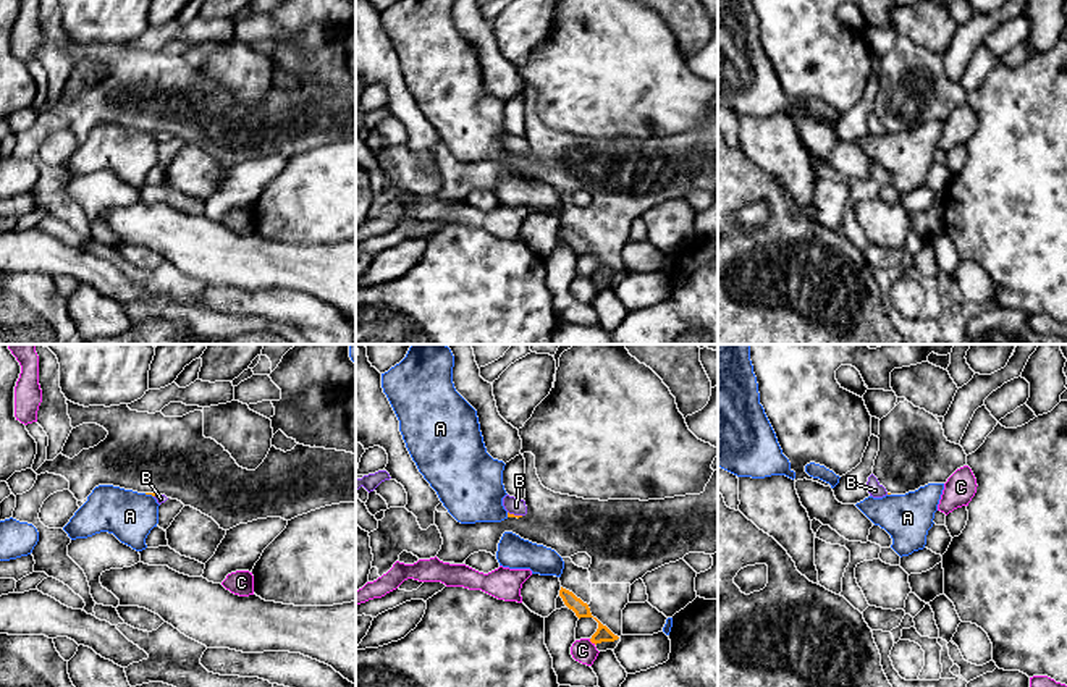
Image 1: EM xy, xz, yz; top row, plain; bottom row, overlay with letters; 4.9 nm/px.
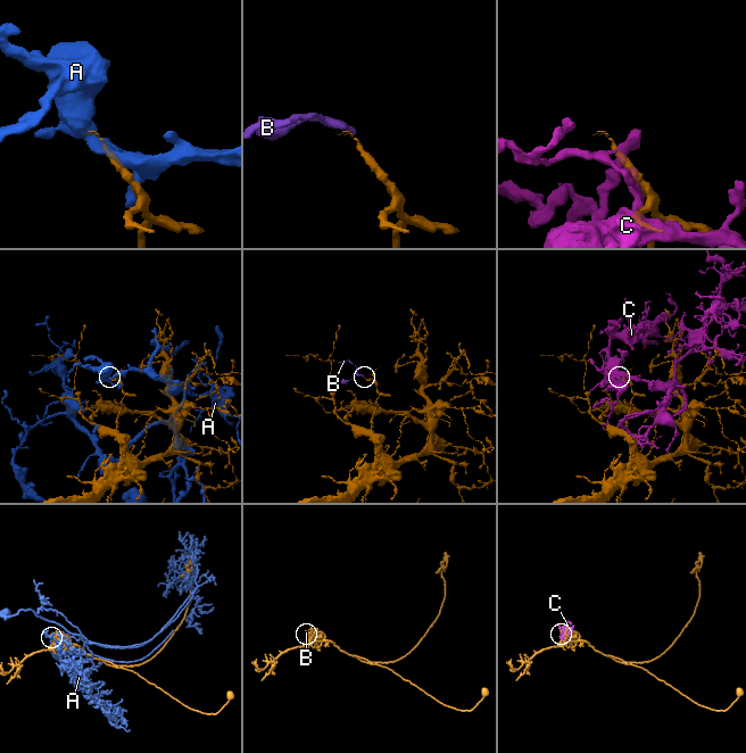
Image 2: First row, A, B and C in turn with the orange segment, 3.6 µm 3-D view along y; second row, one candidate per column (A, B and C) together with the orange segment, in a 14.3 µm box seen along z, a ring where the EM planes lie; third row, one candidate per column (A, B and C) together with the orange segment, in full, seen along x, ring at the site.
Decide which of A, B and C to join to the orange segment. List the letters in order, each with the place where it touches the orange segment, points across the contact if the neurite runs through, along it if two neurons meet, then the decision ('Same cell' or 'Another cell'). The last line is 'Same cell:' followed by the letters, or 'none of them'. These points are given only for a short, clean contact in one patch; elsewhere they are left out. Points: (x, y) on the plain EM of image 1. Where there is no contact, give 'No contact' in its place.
A: Touches orange at xy (149, 131). Another cell
B: Touches orange at xz (513, 152). Path across: xz (508, 151), (513, 152), (516, 144). Same cell
C: Touches orange at xz (592, 280). Another cell
Same cell: B

